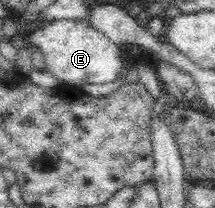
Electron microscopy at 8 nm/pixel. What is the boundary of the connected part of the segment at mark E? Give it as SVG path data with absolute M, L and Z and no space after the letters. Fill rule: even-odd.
M59 19L54 21L42 21L34 26L24 37L25 44L29 47L37 47L44 55L47 71L56 79L64 81L68 86L78 86L86 83L113 83L119 84L123 79L127 62L118 44L111 41L106 34L90 27L82 20Z

